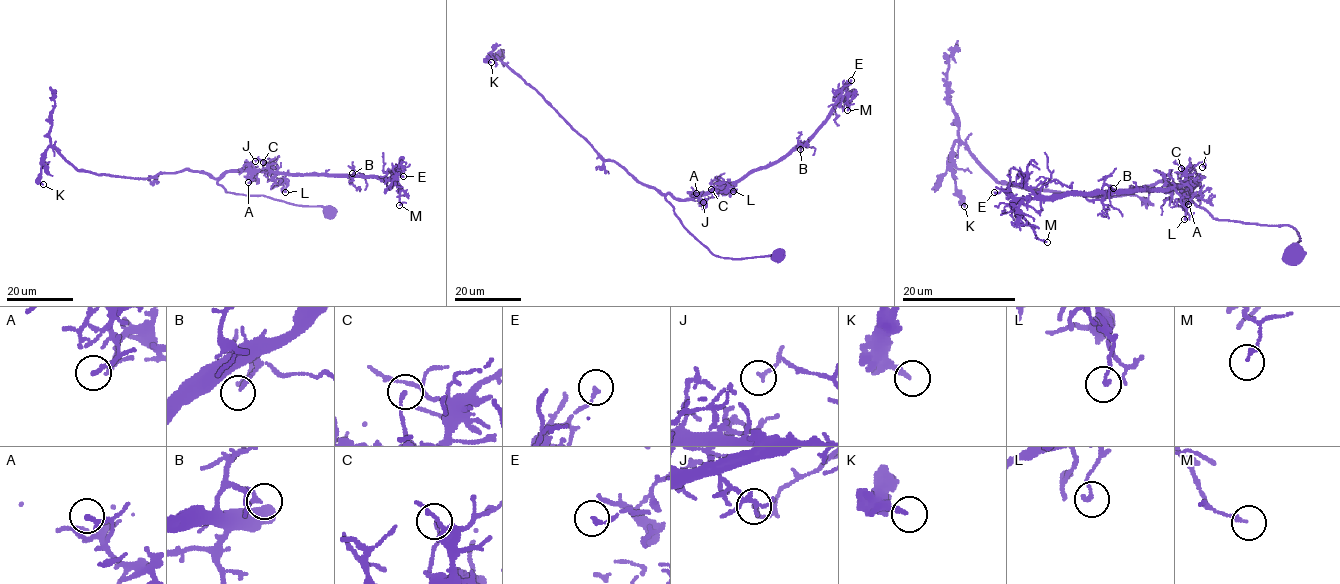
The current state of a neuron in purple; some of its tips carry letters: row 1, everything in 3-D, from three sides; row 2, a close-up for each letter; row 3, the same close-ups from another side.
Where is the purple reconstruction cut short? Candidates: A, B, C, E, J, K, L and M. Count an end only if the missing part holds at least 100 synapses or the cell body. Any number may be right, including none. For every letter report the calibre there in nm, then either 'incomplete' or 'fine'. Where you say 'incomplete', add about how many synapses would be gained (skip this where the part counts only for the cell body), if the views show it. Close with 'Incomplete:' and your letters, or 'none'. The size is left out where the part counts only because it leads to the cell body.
A: 190 nm | fine
B: 180 nm | fine
C: 150 nm | fine
E: 150 nm | fine
J: 150 nm | fine
K: 170 nm | fine
L: 150 nm | fine
M: 160 nm | fine
Incomplete: none

